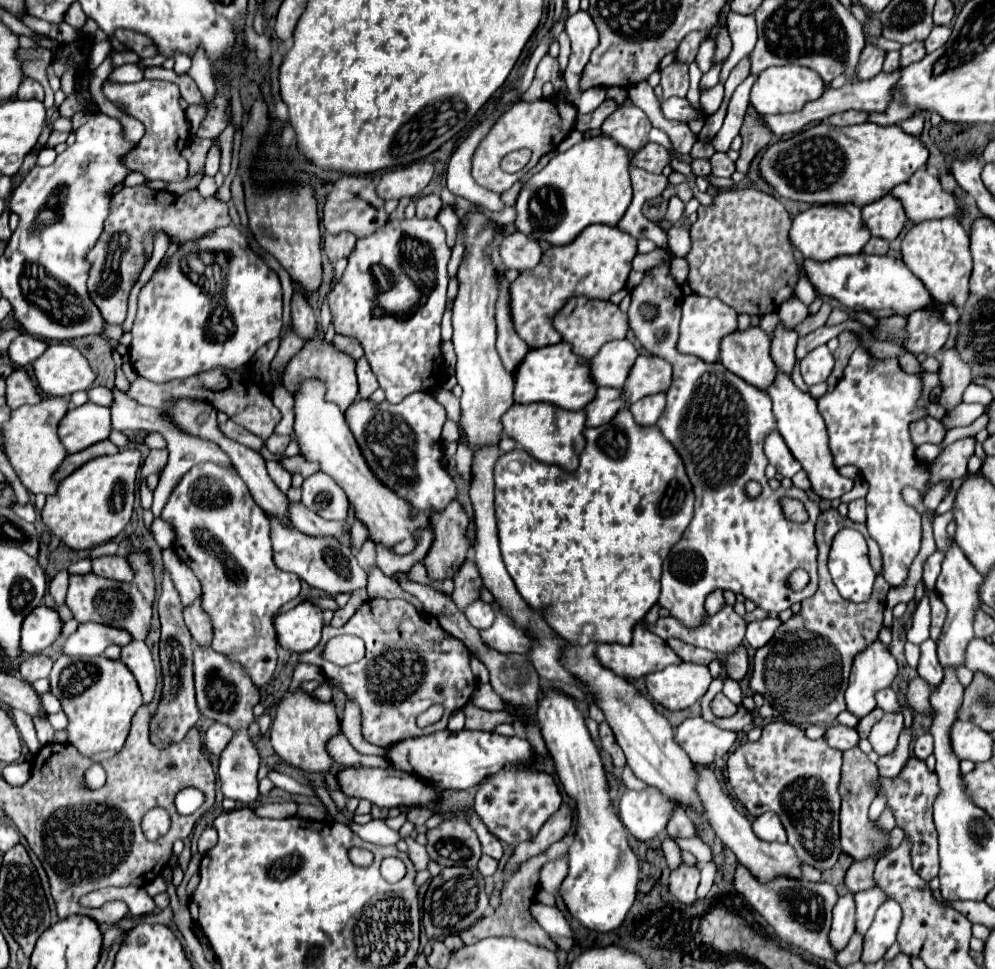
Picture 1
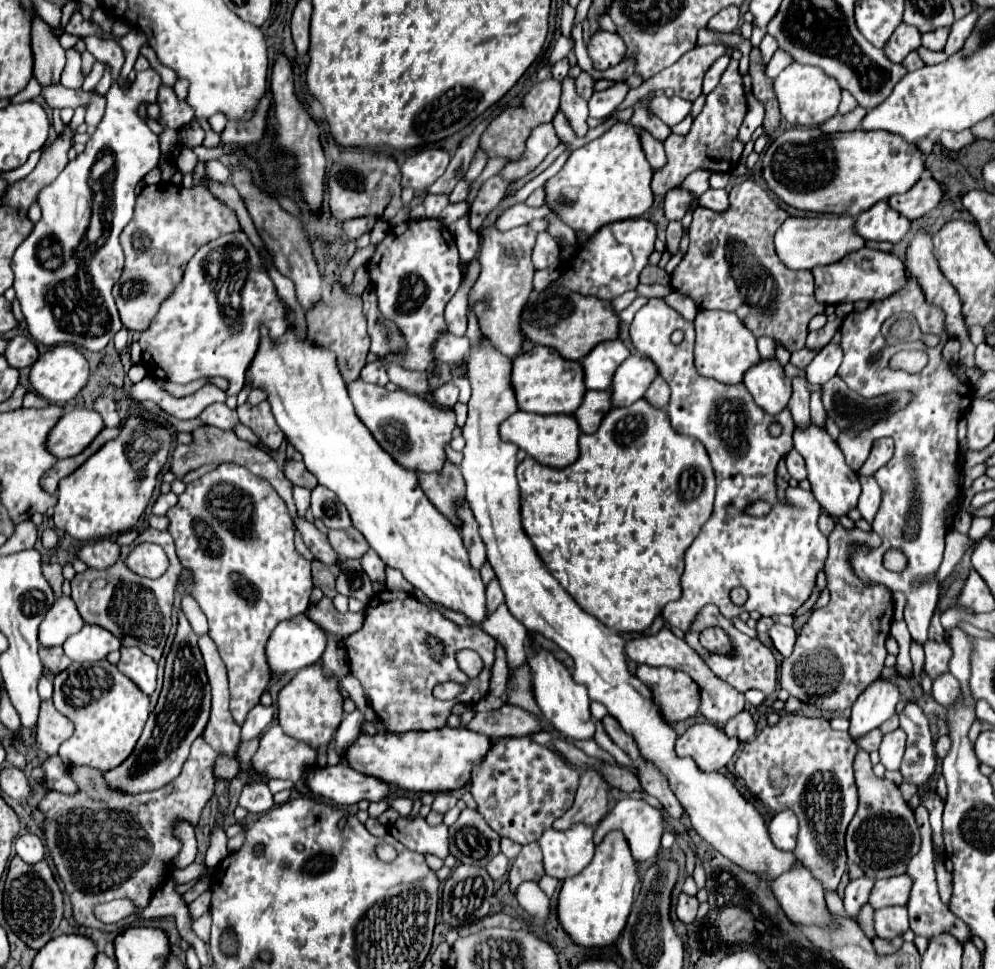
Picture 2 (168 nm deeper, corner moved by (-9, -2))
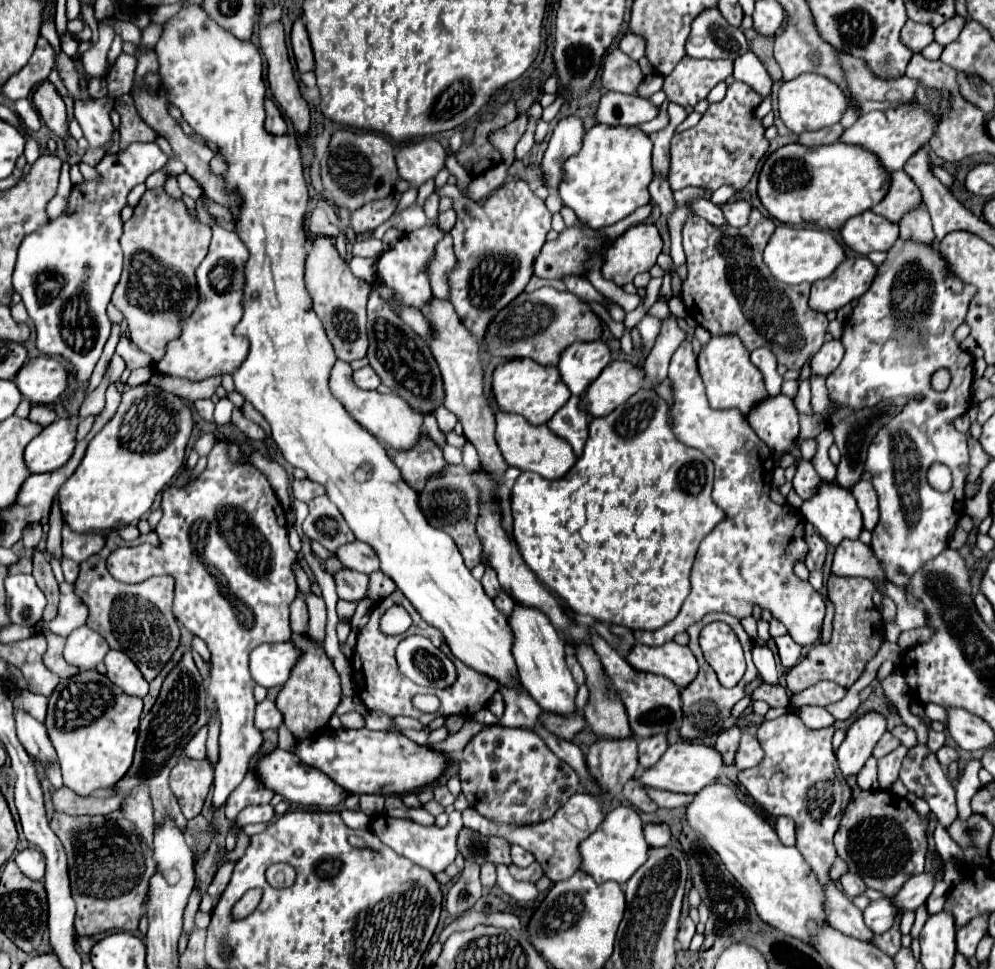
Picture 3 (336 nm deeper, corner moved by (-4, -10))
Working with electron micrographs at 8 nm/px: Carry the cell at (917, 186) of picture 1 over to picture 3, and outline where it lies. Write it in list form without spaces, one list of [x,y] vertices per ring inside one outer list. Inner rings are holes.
[[[898,170],[896,174],[892,174],[892,186],[888,194],[872,208],[872,212],[898,224],[906,210],[916,210],[916,206],[920,204],[920,188],[912,182],[912,178],[908,178],[908,174],[904,174],[904,170]]]

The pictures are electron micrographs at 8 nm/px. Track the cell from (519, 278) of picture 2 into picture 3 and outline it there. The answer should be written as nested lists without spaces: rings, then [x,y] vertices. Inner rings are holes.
[[[524,180],[506,182],[482,204],[462,196],[454,184],[444,184],[434,192],[438,196],[450,196],[458,214],[458,222],[452,228],[458,266],[450,274],[450,302],[464,326],[478,338],[478,342],[482,342],[488,322],[496,318],[502,306],[508,306],[508,302],[522,294],[532,278],[532,266],[550,232],[552,214]]]

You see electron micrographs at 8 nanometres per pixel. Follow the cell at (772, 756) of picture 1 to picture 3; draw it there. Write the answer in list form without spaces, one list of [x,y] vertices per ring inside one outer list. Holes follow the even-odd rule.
[[[794,714],[766,720],[756,734],[764,750],[764,758],[760,766],[738,772],[738,782],[768,814],[788,816],[796,822],[796,848],[812,866],[812,872],[824,886],[824,912],[828,924],[848,936],[872,942],[874,932],[870,932],[870,928],[864,924],[862,912],[852,904],[850,898],[844,896],[844,892],[838,890],[838,886],[830,878],[832,862],[838,856],[834,848],[834,834],[850,802],[850,788],[838,768],[832,748],[832,734],[832,726],[812,730],[806,728]]]

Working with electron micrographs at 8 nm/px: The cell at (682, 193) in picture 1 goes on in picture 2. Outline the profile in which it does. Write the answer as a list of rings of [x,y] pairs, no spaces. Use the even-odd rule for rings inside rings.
[[[709,188],[701,198],[699,198],[701,206],[711,208],[715,212],[725,212],[729,208],[729,194],[727,190],[713,190]]]

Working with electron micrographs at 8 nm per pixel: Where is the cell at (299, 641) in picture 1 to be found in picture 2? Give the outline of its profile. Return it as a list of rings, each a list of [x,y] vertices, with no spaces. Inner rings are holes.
[[[299,614],[297,618],[289,620],[289,622],[281,622],[281,626],[277,626],[265,646],[265,656],[267,656],[267,664],[271,668],[271,674],[283,674],[283,672],[297,672],[305,666],[311,666],[315,662],[321,660],[323,650],[327,646],[327,638],[325,632],[309,620],[307,614]]]

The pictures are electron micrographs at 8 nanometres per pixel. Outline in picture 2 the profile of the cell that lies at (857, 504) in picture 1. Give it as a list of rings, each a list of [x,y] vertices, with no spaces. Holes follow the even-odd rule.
[[[859,476],[859,482],[863,488],[861,498],[859,498],[859,512],[867,522],[873,522],[873,518],[879,510],[879,504],[881,504],[881,488],[873,476],[869,476],[869,478]]]

